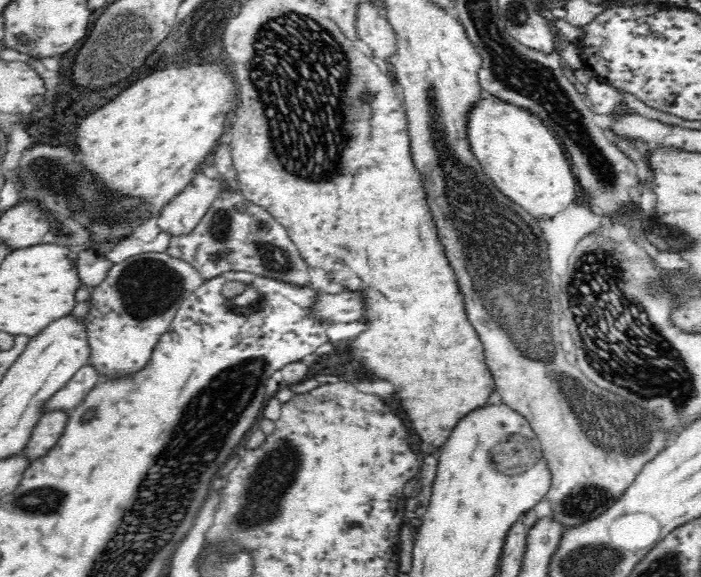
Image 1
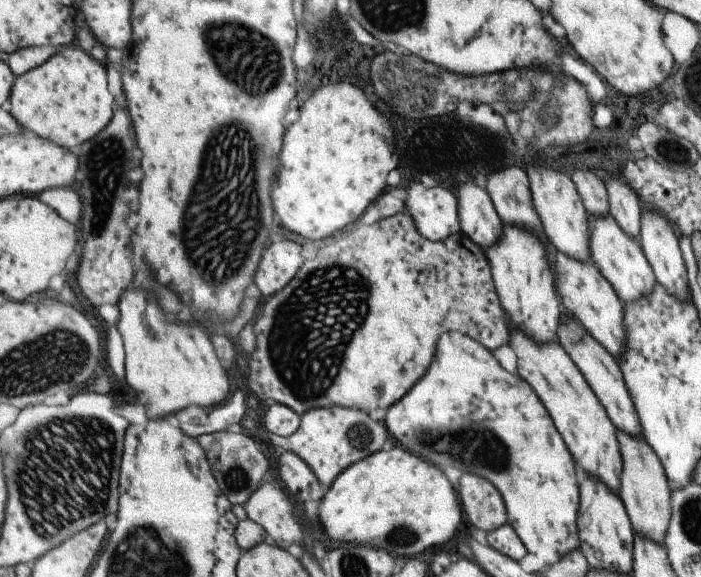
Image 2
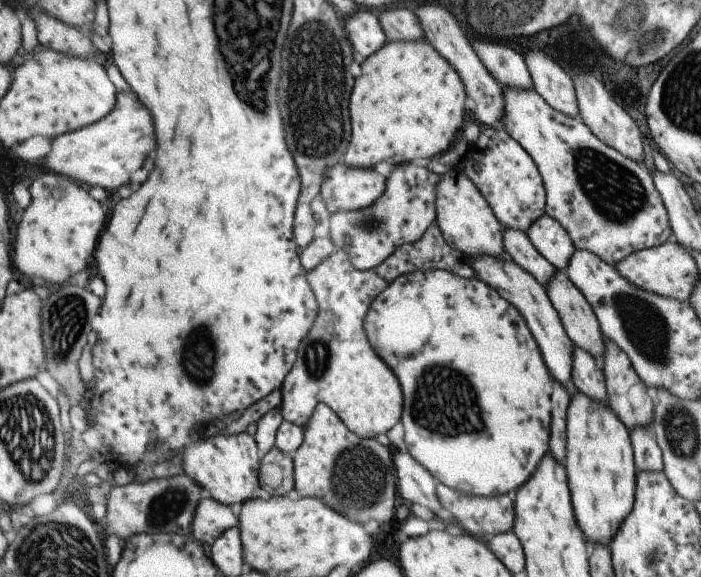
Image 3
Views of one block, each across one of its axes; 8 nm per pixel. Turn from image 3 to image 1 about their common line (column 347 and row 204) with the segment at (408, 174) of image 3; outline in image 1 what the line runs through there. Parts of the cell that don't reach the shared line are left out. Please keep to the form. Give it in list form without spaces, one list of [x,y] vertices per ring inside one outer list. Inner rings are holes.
[[[226,188],[212,202],[212,206],[192,233],[182,237],[172,237],[169,240],[167,254],[190,264],[207,281],[222,276],[222,274],[242,272],[253,273],[278,282],[286,282],[294,286],[295,289],[306,289],[310,286],[311,278],[308,277],[307,263],[295,248],[286,229],[262,207],[250,204],[250,201],[247,201],[241,192]]]

